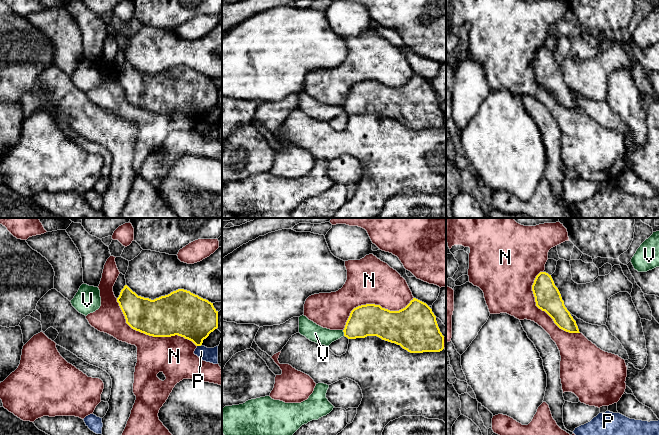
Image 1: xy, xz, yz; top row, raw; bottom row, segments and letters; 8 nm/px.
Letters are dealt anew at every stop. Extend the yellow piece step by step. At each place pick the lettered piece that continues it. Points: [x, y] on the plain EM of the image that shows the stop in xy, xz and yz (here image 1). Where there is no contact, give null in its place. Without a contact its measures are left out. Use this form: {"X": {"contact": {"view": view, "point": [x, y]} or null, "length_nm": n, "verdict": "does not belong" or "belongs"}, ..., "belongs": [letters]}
{"N": {"contact": {"view": "xy", "point": [149, 111]}, "length_nm": 750, "verdict": "does not belong"}, "P": {"contact": {"view": "xy", "point": [199, 121]}, "length_nm": 30, "verdict": "does not belong"}, "V": {"contact": {"view": "xz", "point": [344, 109]}, "length_nm": 50, "verdict": "does not belong"}, "belongs": []}

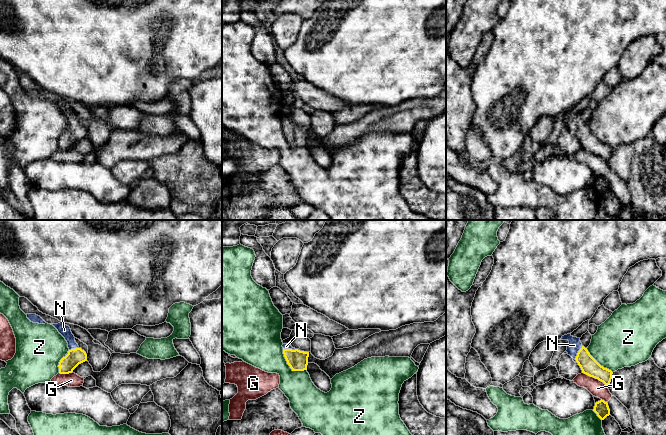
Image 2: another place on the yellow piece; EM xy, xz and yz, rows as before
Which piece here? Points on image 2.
{"G": {"contact": {"view": "yz", "point": [594, 153]}, "length_nm": 240, "verdict": "does not belong"}, "N": {"contact": {"view": "yz", "point": [578, 128]}, "length_nm": 120, "verdict": "belongs"}, "Z": {"contact": {"view": "xz", "point": [289, 141]}, "length_nm": 260, "verdict": "does not belong"}, "belongs": ["N"]}

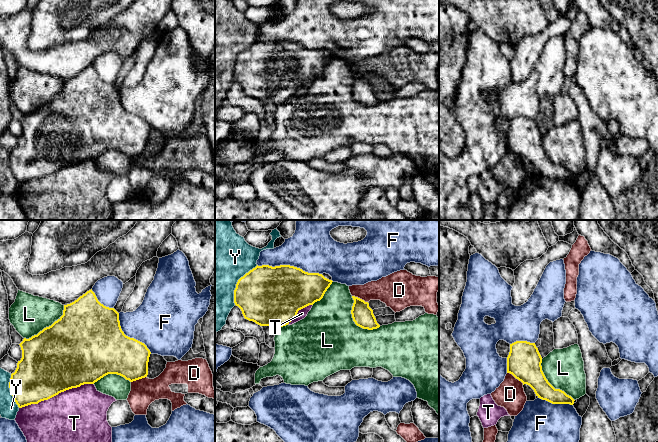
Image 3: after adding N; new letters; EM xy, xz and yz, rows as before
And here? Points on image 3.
{"D": {"contact": {"view": "yz", "point": [515, 153]}, "length_nm": 170, "verdict": "does not belong"}, "F": {"contact": {"view": "xz", "point": [289, 41]}, "length_nm": 550, "verdict": "does not belong"}, "L": {"contact": {"view": "xz", "point": [353, 96]}, "length_nm": 340, "verdict": "does not belong"}, "T": {"contact": {"view": "xy", "point": [56, 170]}, "length_nm": 650, "verdict": "does not belong"}, "Y": {"contact": {"view": "xz", "point": [237, 59]}, "length_nm": 380, "verdict": "does not belong"}, "belongs": []}

